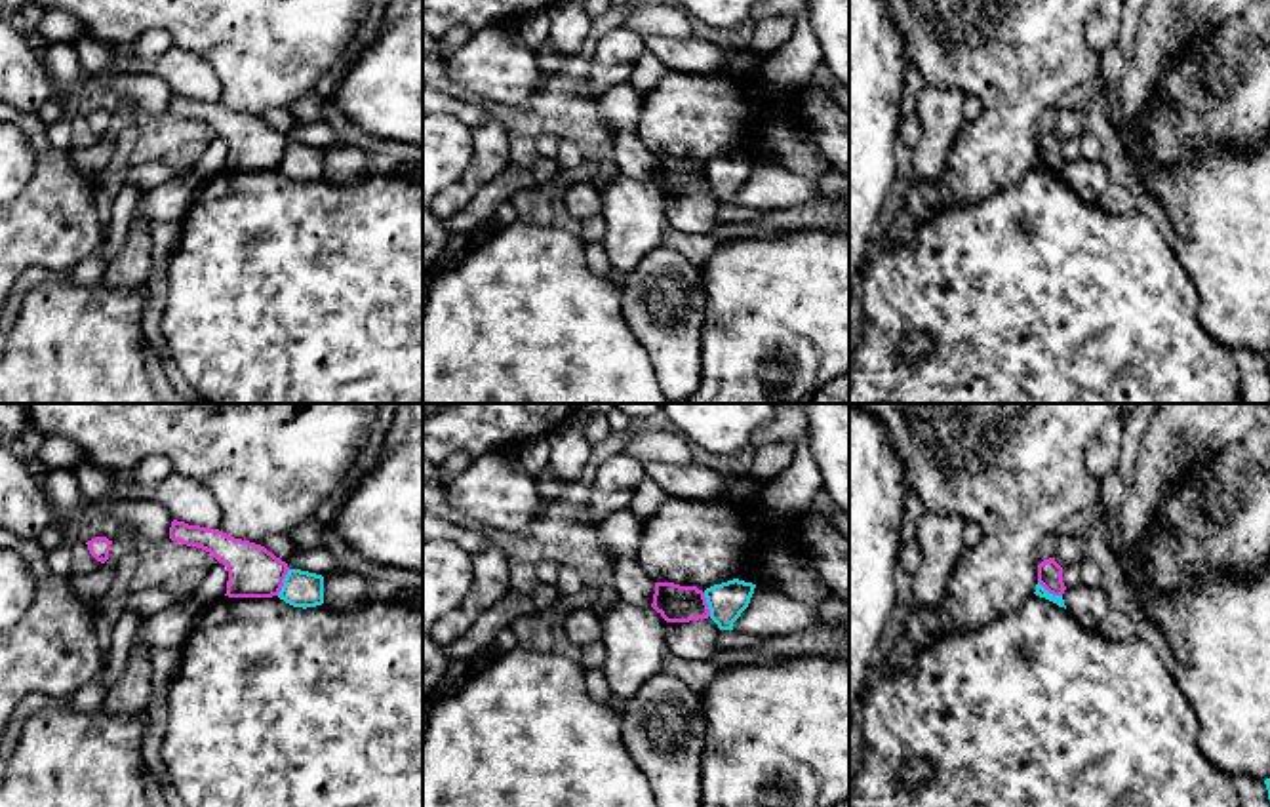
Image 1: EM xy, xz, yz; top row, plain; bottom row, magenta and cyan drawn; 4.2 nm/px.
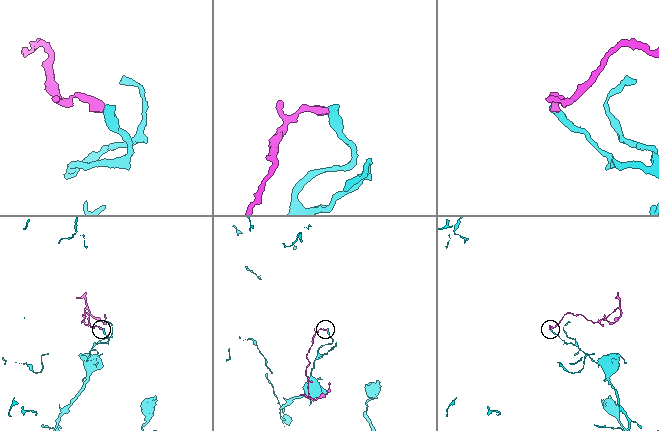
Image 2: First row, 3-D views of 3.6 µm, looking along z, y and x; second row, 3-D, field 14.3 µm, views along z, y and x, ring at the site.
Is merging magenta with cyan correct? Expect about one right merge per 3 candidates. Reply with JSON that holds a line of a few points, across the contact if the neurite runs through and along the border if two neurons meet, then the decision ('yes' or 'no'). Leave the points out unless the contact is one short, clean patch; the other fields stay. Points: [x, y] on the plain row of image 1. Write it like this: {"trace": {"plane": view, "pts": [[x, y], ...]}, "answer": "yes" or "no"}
{"trace": {"plane": "xy", "pts": [[290, 143], [277, 168]]}, "answer": "no"}

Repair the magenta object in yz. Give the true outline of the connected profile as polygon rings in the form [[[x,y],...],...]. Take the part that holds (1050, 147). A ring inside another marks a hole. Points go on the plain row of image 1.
[[[1055,131],[1043,133],[1038,139],[1038,156],[1053,169],[1062,169],[1066,160],[1062,156],[1062,141]]]

